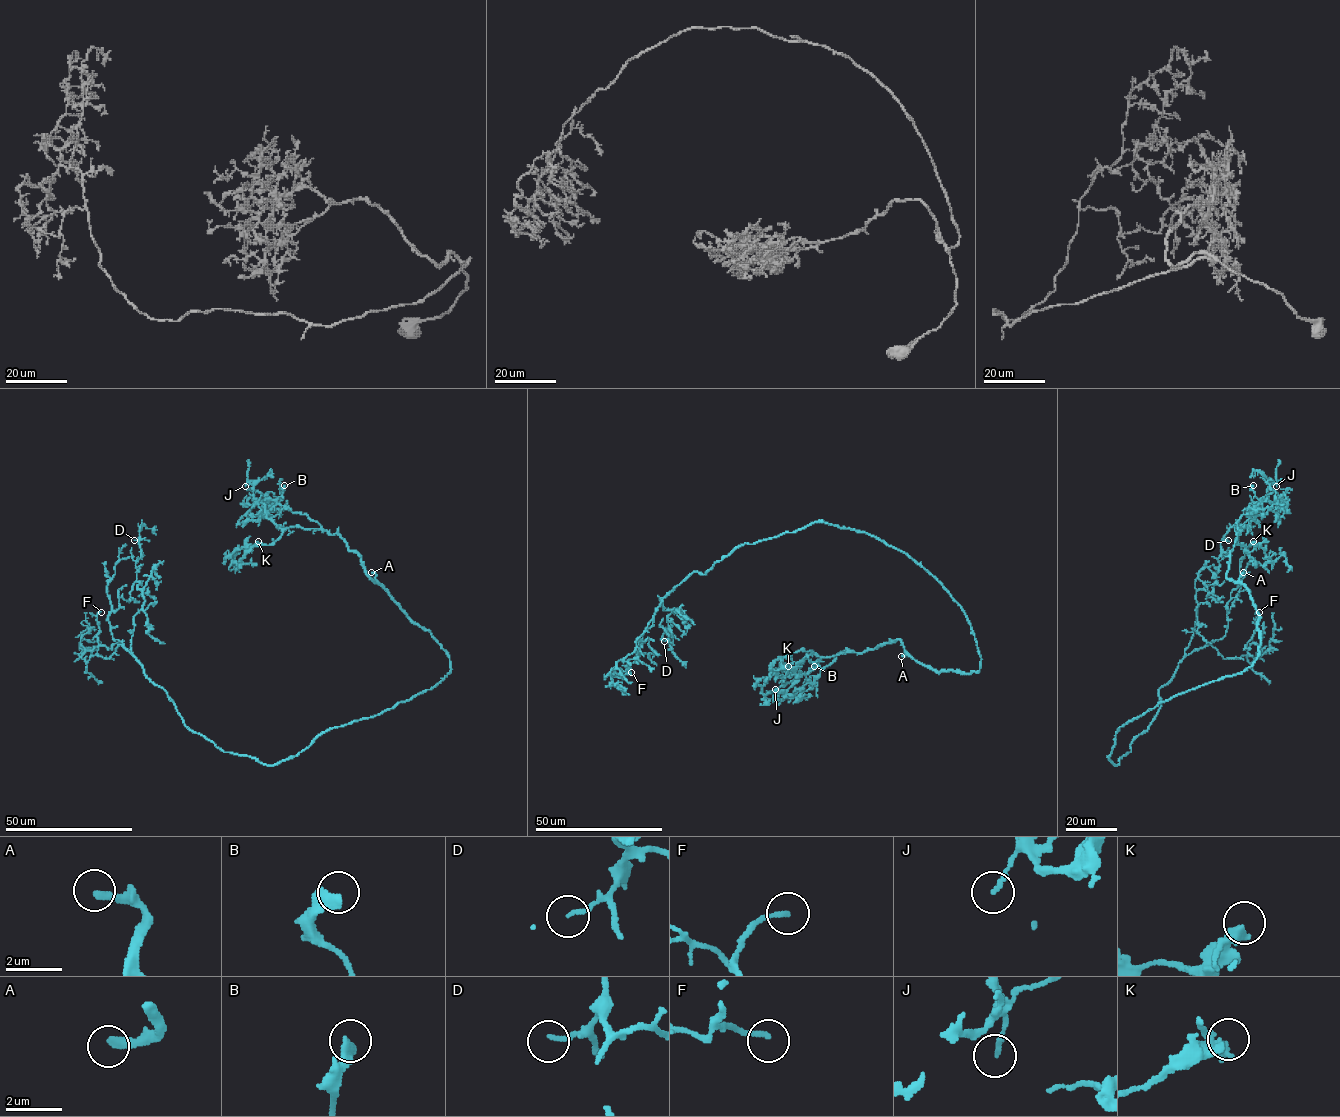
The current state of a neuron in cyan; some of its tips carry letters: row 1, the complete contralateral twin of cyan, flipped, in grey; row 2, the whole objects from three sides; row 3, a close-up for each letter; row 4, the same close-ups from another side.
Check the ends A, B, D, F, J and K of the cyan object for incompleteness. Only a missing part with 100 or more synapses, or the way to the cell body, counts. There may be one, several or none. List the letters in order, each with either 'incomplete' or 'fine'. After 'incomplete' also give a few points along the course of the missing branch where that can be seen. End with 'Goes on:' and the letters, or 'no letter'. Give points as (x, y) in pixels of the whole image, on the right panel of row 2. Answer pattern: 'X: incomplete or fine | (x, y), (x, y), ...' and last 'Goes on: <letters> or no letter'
A: incomplete | (1243, 572), (1218, 572), (1224, 566), (1233, 571), (1233, 563), (1238, 589), (1252, 595), (1261, 607), (1259, 625)
B: fine
D: fine
F: fine
J: fine
K: fine
Goes on: A

